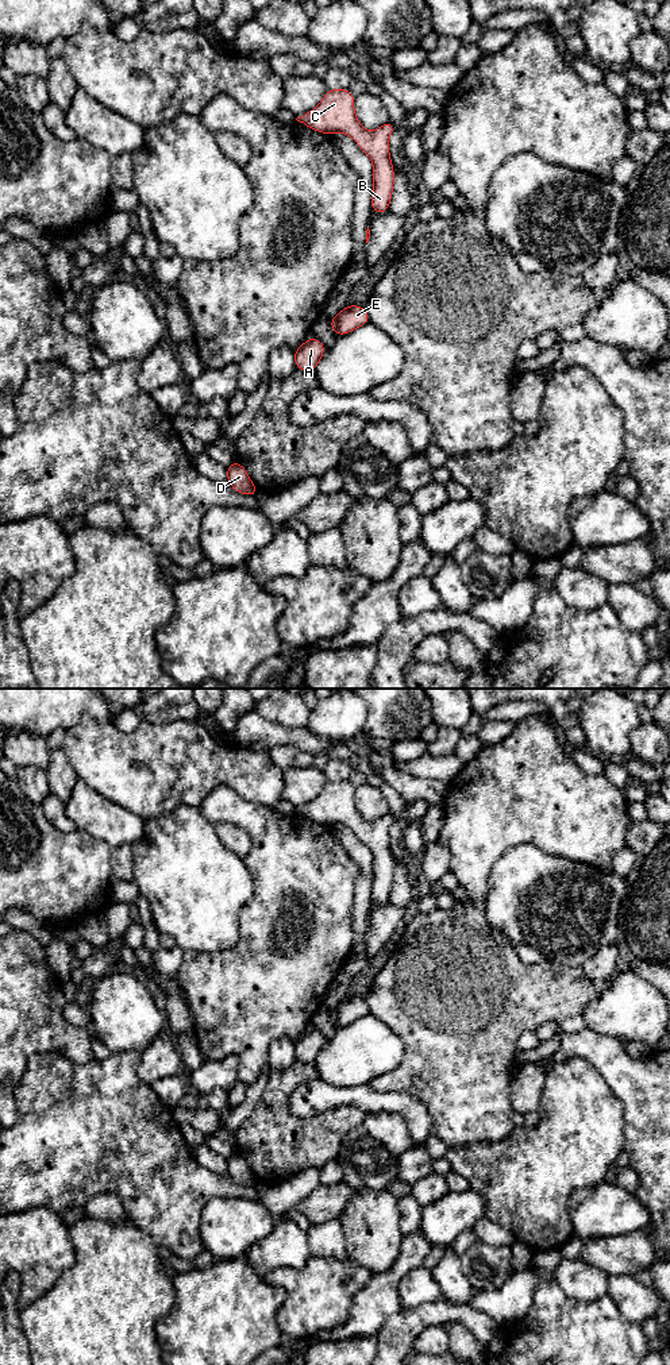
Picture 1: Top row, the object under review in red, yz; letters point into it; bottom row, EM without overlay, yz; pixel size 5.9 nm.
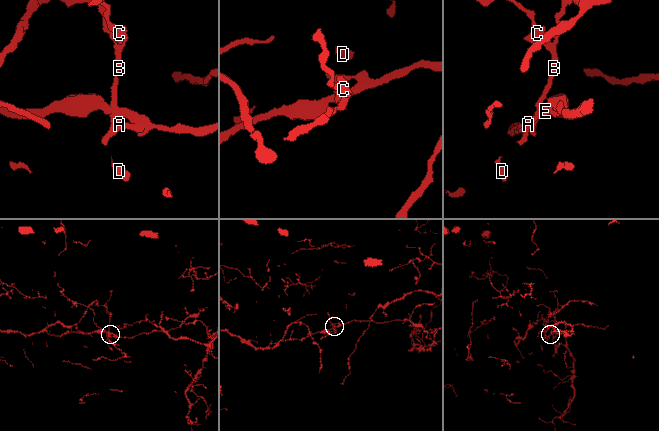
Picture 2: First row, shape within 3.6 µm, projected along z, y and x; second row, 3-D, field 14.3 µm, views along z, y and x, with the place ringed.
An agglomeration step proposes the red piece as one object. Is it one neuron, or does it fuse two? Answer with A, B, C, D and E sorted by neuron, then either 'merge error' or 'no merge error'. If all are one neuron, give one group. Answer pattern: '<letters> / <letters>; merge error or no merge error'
A B C D / E; merge error

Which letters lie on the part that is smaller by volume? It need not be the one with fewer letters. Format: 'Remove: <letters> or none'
Remove: E

